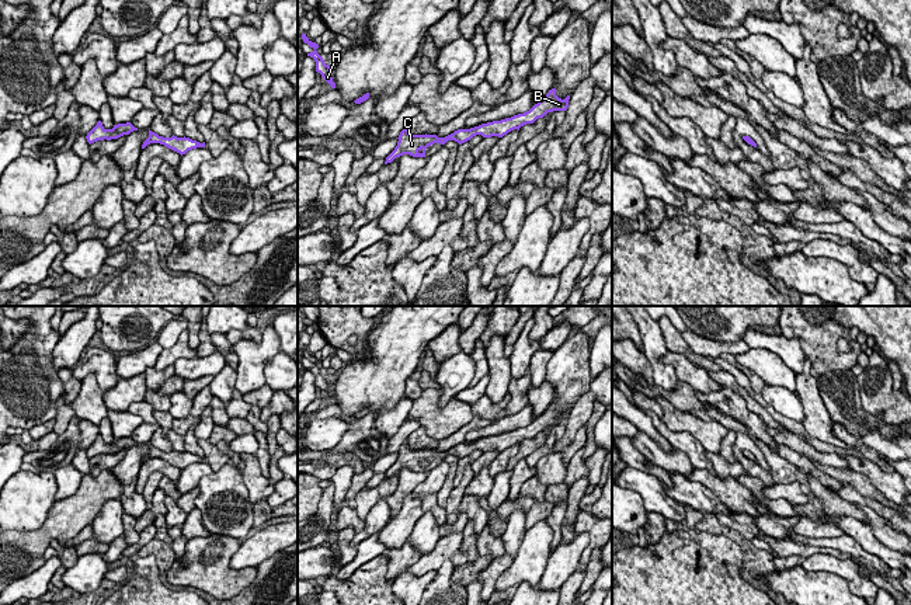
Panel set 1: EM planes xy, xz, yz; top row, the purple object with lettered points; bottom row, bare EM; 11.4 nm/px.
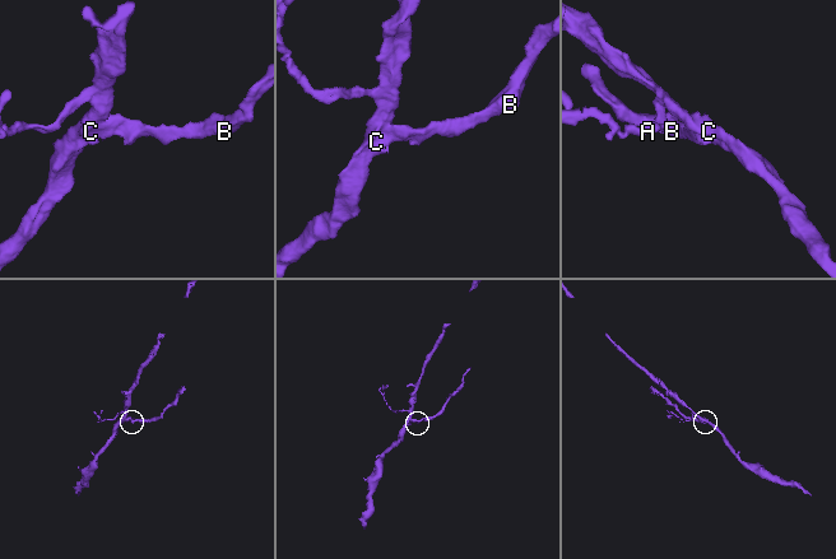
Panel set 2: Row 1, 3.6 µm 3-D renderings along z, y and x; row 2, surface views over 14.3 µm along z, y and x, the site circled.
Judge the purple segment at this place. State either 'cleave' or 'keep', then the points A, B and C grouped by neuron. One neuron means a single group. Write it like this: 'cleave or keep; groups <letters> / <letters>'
cleave; groups A C / B

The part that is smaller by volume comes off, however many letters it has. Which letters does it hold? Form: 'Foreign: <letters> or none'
Foreign: B

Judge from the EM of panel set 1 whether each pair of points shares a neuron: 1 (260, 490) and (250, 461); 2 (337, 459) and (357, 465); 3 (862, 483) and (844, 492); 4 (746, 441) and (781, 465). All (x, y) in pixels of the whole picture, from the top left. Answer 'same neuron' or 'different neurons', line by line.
1: same neuron
2: same neuron
3: different neurons
4: different neurons

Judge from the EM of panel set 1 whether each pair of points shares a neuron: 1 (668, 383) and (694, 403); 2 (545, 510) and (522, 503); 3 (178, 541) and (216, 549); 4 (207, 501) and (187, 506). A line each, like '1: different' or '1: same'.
1: different
2: different
3: different
4: different

